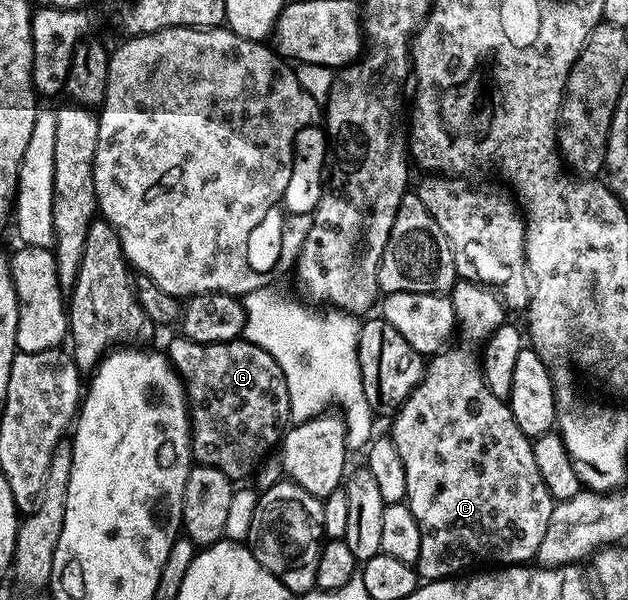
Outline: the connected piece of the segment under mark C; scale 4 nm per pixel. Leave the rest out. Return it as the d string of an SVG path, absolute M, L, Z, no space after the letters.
M448 349L435 354L427 362L424 378L414 387L414 391L404 400L404 406L391 418L392 430L390 436L394 447L398 447L398 455L402 455L402 467L406 467L406 491L408 496L406 504L408 510L414 515L418 523L418 531L422 535L422 547L418 551L418 559L414 566L417 574L425 582L442 581L455 578L463 569L471 570L473 567L492 567L495 561L501 561L501 566L523 565L535 558L542 543L542 537L546 532L546 525L549 522L550 513L554 504L550 491L546 491L546 483L542 483L542 475L538 475L538 466L534 463L534 451L532 441L514 423L514 415L510 411L505 398L494 395L488 386L488 380L484 377L482 361L468 349Z

